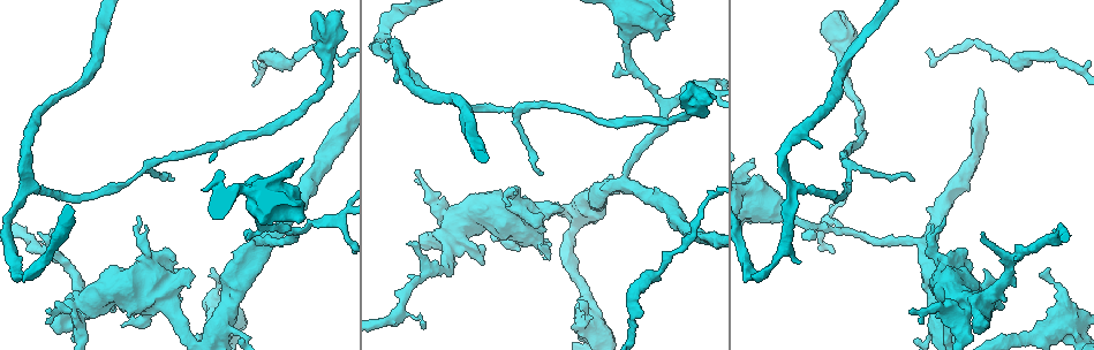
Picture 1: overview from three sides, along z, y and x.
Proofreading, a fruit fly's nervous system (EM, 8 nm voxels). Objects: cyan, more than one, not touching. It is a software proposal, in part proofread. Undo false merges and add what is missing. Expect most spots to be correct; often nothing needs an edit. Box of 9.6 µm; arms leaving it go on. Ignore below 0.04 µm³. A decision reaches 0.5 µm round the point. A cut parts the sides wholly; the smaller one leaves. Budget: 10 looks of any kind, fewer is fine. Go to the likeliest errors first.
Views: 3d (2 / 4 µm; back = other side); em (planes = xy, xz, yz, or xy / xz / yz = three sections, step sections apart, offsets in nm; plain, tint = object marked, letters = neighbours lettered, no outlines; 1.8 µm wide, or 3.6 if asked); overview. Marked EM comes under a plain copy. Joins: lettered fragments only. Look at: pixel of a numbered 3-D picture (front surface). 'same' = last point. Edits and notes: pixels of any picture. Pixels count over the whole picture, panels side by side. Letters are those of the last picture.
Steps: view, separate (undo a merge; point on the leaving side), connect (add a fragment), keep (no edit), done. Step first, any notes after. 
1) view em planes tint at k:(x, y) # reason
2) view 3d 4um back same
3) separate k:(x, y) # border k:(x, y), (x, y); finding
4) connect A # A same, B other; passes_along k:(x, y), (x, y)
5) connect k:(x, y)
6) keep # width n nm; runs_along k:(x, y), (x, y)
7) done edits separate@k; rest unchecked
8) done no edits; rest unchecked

view 3d 4um at 1:(85, 310) # sharp bend

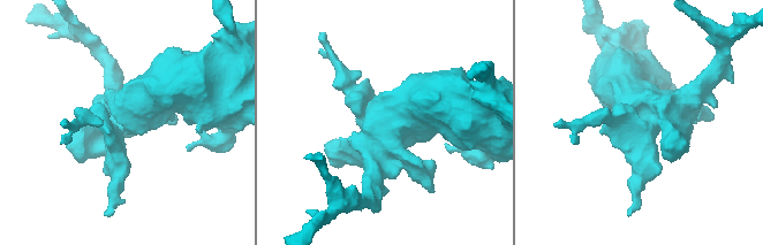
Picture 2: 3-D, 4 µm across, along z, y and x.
view em 3.6um xy step 4 tint at 2:(652, 123)

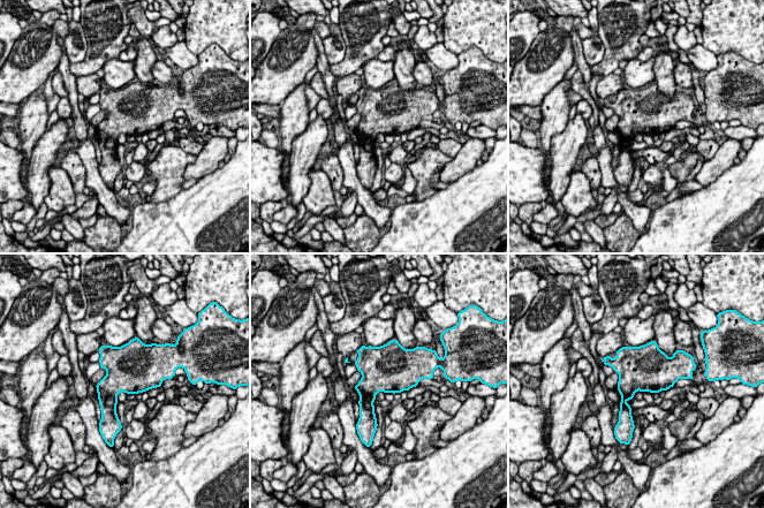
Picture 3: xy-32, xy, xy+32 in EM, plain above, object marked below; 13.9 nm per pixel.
view em 3.6um planes letters same

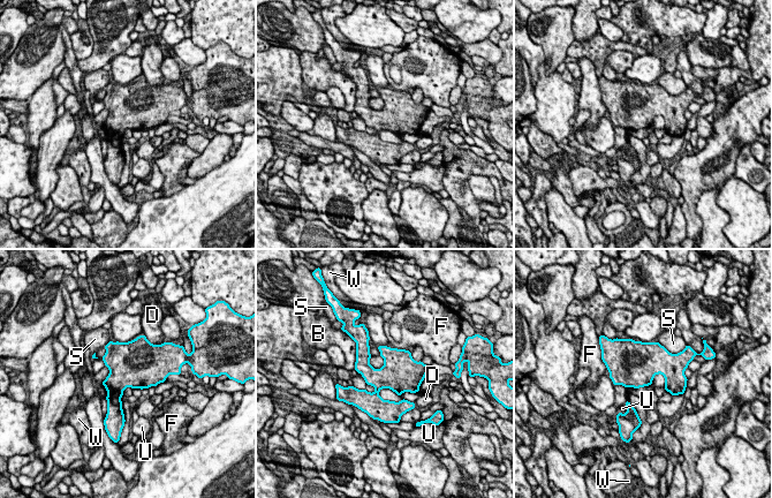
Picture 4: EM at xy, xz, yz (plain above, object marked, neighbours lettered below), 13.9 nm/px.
keep # width 440 nm; B other, D other, F other, S other, U other, W other; border 4:(356, 357), (354, 368); continuous, no second cell

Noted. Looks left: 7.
view 3d 2um at 1:(173, 178) # branch stops here

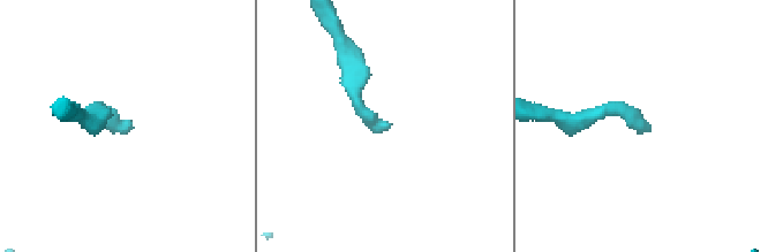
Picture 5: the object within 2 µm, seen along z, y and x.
view em yz step 16 tint at 5:(641, 126) # now the EM

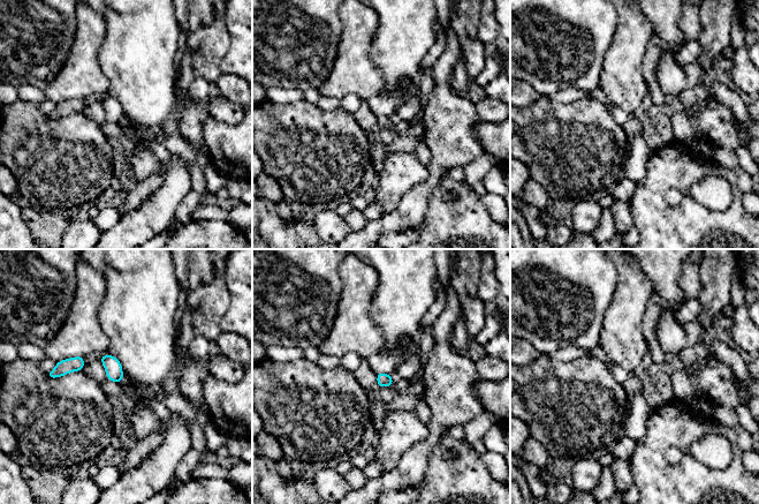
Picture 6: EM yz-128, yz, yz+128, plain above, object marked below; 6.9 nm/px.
view em xz step 8 letters same # cut it another way

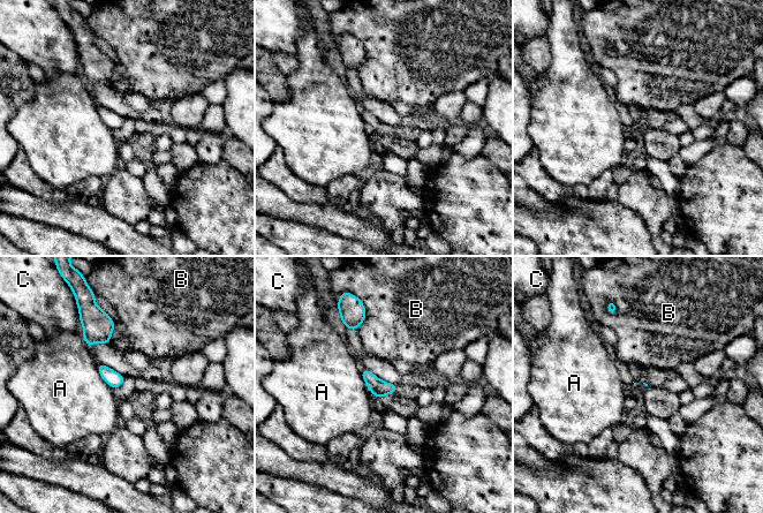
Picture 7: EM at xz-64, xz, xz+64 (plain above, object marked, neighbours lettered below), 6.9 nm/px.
keep # A other, B other, C other; border 7:(97, 363), (99, 375), (113, 387); no lettered fragment goes on from it

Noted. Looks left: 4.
view 3d 4um at 1:(597, 336) # sharp bend

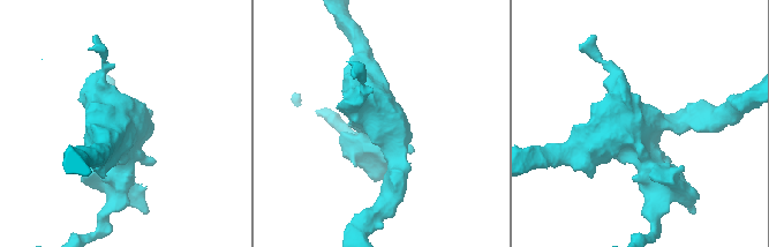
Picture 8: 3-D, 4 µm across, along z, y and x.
view em 3.6um planes letters at 8:(636, 141)

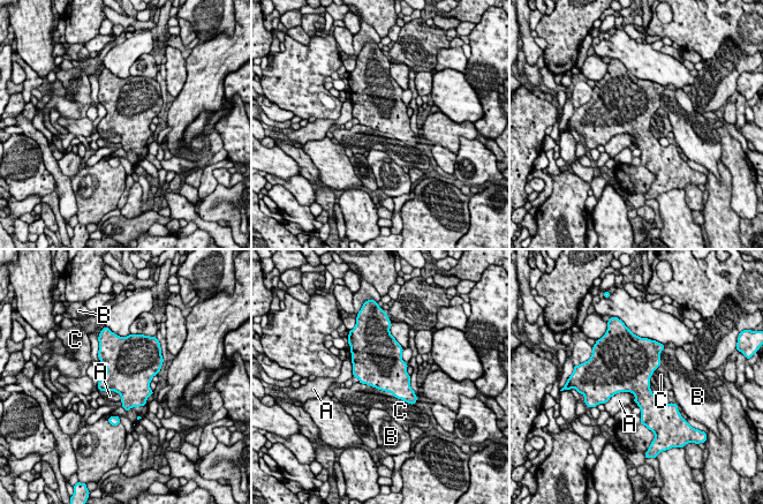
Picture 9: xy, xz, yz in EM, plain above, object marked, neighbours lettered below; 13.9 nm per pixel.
keep # width 600 nm; longest_contact A 420 nm; A other, B other, C other; continuous, no second cell

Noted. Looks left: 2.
done no edits; rest unchecked

